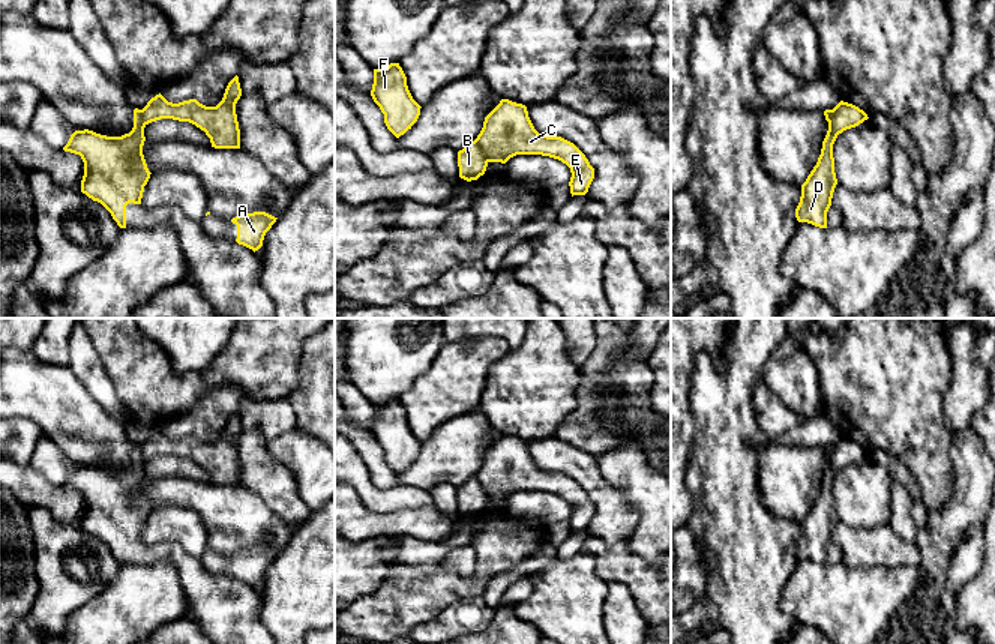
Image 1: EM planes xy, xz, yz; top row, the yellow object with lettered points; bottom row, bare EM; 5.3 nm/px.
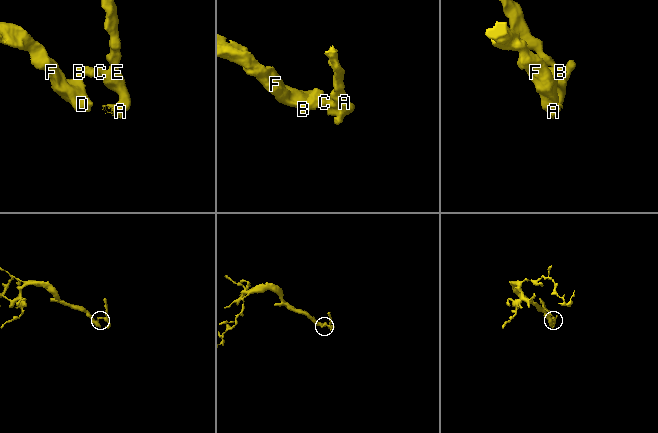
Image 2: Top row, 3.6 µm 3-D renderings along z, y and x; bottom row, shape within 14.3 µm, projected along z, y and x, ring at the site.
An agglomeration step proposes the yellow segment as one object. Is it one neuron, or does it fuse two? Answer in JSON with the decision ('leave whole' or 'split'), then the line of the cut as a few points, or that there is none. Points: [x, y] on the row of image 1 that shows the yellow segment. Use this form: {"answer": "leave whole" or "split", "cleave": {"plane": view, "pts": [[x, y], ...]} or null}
{"answer": "split", "cleave": {"plane": "xz", "pts": [[474, 140], [488, 161]]}}

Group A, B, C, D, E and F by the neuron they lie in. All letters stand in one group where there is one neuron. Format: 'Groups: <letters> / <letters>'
Groups: A C E / B D F

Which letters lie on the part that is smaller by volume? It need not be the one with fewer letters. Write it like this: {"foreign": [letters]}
{"foreign": ["A", "C", "E"]}

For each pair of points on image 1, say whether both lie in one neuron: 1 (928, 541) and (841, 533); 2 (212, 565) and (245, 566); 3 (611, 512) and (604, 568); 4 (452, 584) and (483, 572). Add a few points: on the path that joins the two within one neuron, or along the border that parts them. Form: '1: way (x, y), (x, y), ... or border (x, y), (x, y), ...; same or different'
1: border (914, 541), (920, 565); different
2: way (219, 565), (237, 566); same
3: border (625, 541), (617, 541), (610, 547); different
4: way (459, 584), (471, 584), (476, 580); same

